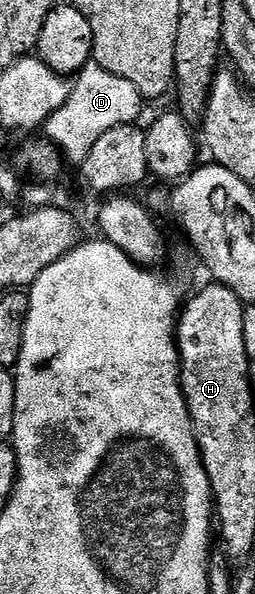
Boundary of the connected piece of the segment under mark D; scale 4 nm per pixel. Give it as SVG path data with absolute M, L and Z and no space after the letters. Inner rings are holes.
M89 63L75 74L70 99L49 115L42 129L47 140L60 150L65 162L73 161L76 167L83 165L86 155L90 155L90 147L110 131L110 127L137 124L141 119L140 108L145 98L138 87L130 83L130 79L122 79L122 75L114 75L106 71L106 67Z

